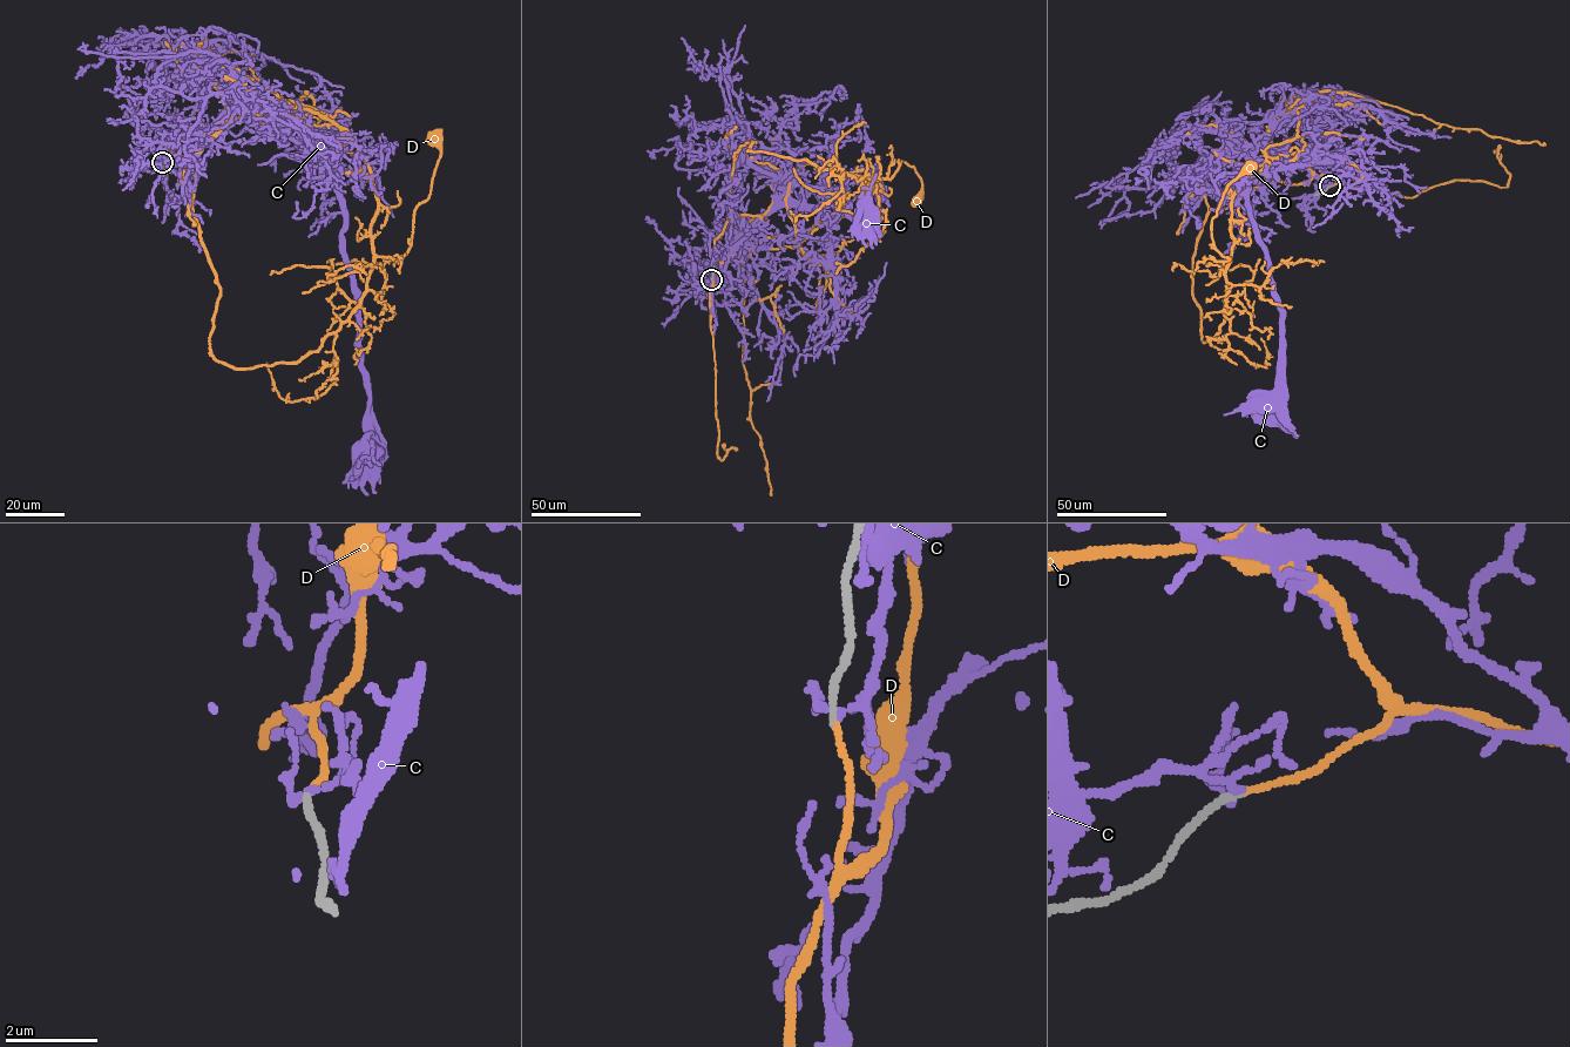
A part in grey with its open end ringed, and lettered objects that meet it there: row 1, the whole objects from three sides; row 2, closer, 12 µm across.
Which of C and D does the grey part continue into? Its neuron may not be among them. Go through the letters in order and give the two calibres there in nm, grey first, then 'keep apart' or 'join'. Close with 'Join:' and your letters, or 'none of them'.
C: 160/150 nm | keep apart
D: 150/100 nm | join
Join: D

